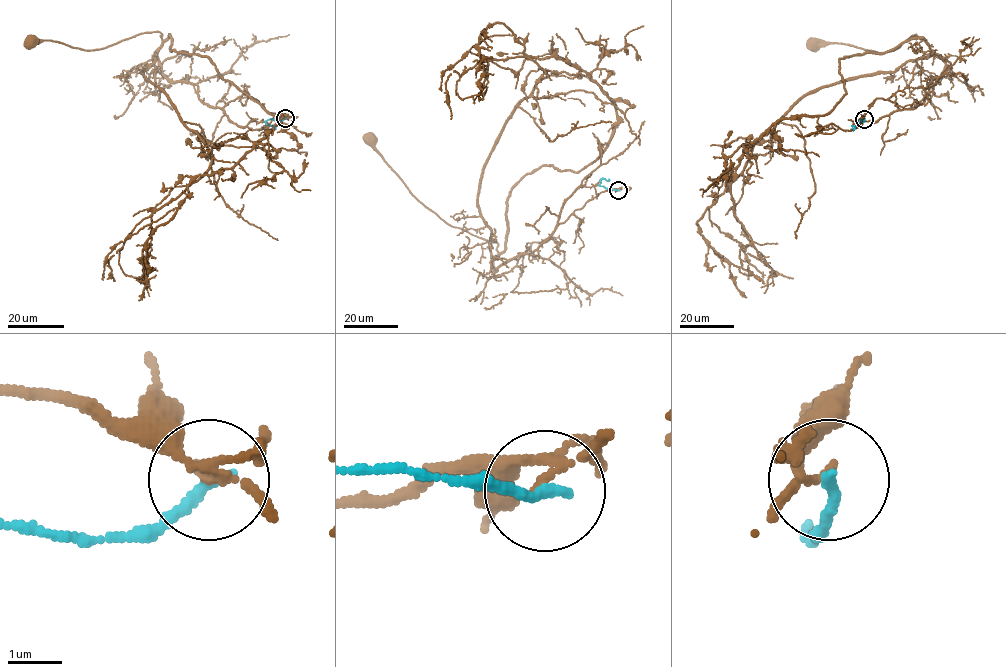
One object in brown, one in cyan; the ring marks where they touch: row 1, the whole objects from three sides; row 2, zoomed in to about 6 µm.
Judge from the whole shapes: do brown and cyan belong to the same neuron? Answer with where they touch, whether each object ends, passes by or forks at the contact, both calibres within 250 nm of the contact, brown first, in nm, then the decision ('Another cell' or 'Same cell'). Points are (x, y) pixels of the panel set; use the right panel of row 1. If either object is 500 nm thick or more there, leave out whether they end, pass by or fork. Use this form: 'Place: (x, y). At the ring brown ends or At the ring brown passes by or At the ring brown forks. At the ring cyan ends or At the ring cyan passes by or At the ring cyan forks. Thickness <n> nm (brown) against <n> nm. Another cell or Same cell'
Place: (864, 119). At the ring brown forks. At the ring cyan ends. Thickness 120 nm (brown) against 240 nm. Another cell

